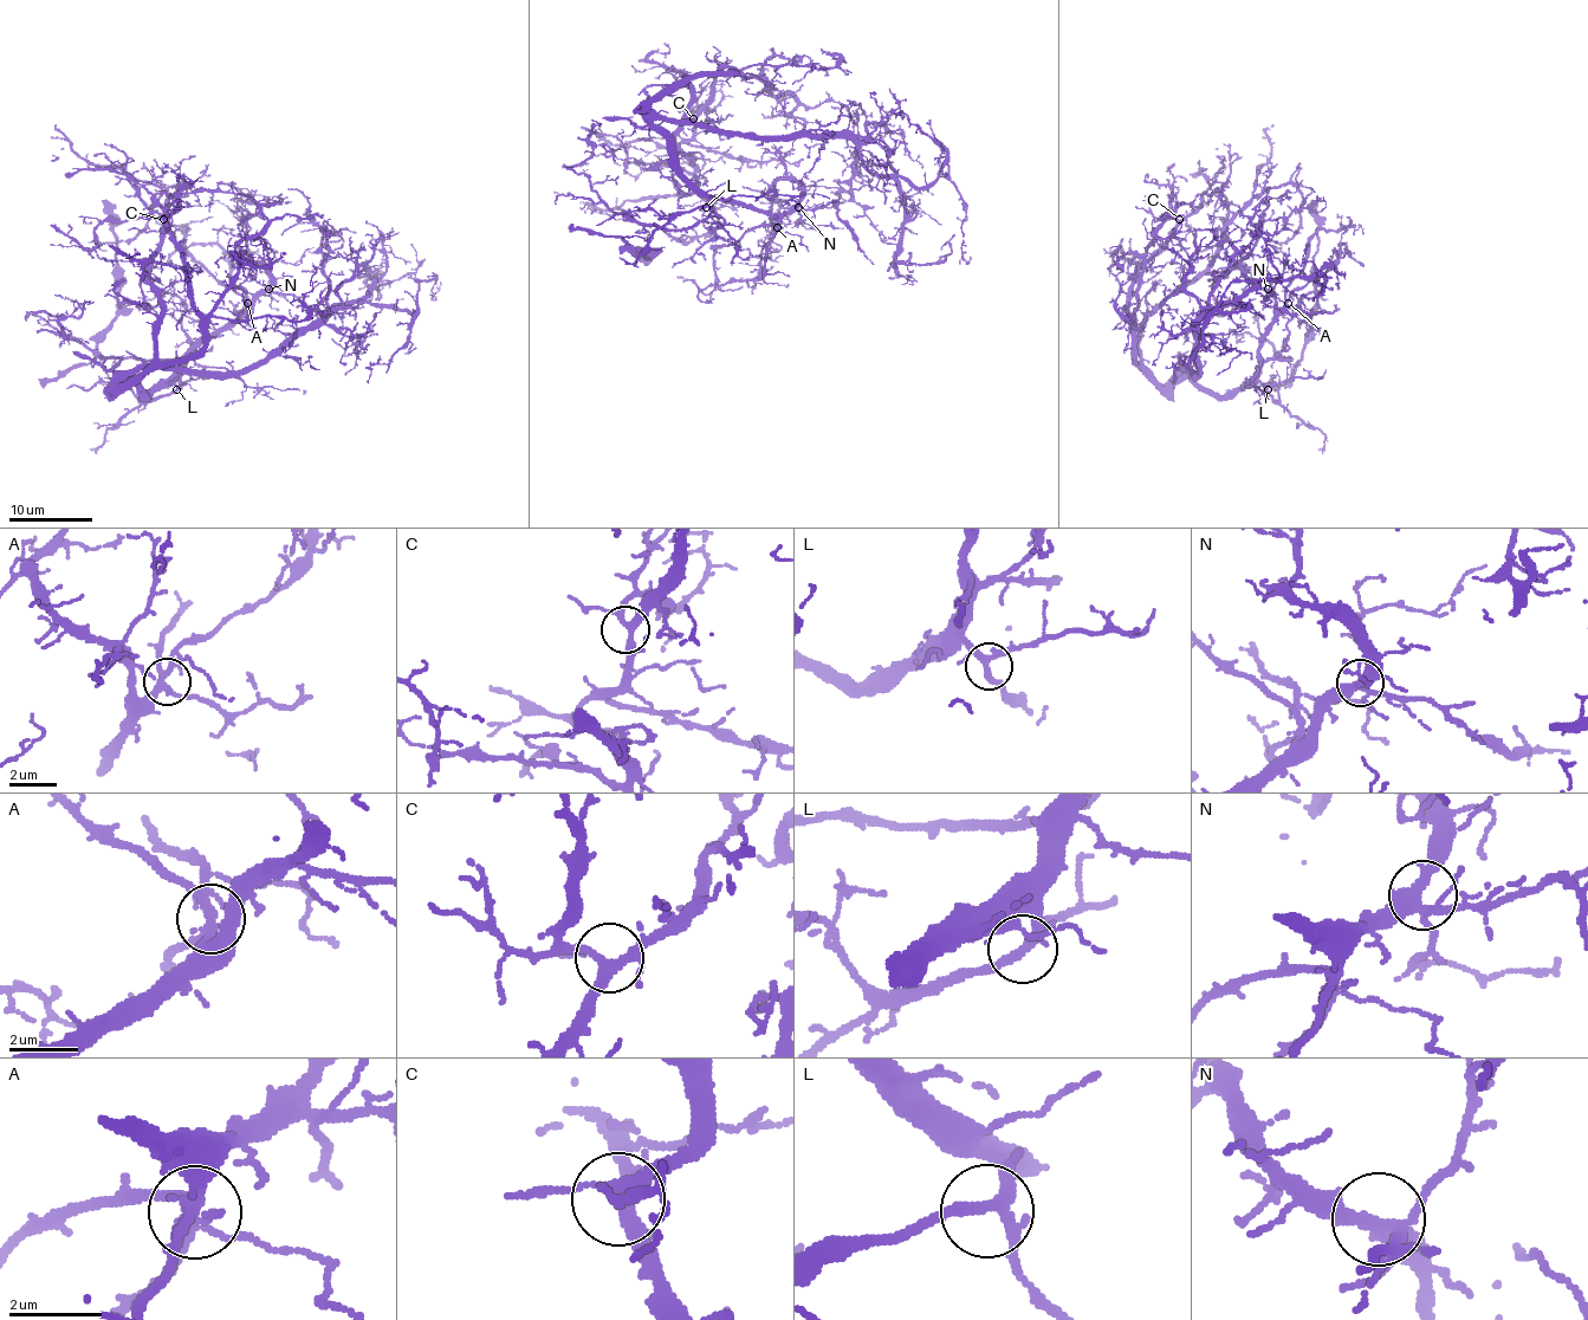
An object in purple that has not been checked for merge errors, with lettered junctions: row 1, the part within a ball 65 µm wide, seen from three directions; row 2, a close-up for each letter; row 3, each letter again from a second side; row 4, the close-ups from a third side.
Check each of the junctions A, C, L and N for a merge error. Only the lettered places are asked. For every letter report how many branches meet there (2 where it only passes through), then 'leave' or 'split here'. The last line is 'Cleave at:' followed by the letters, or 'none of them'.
A: 5 branches meet; leave
C: 5 branches meet; leave
L: 5 branches meet; leave
N: 5 branches meet; leave
Cleave at: none of them

